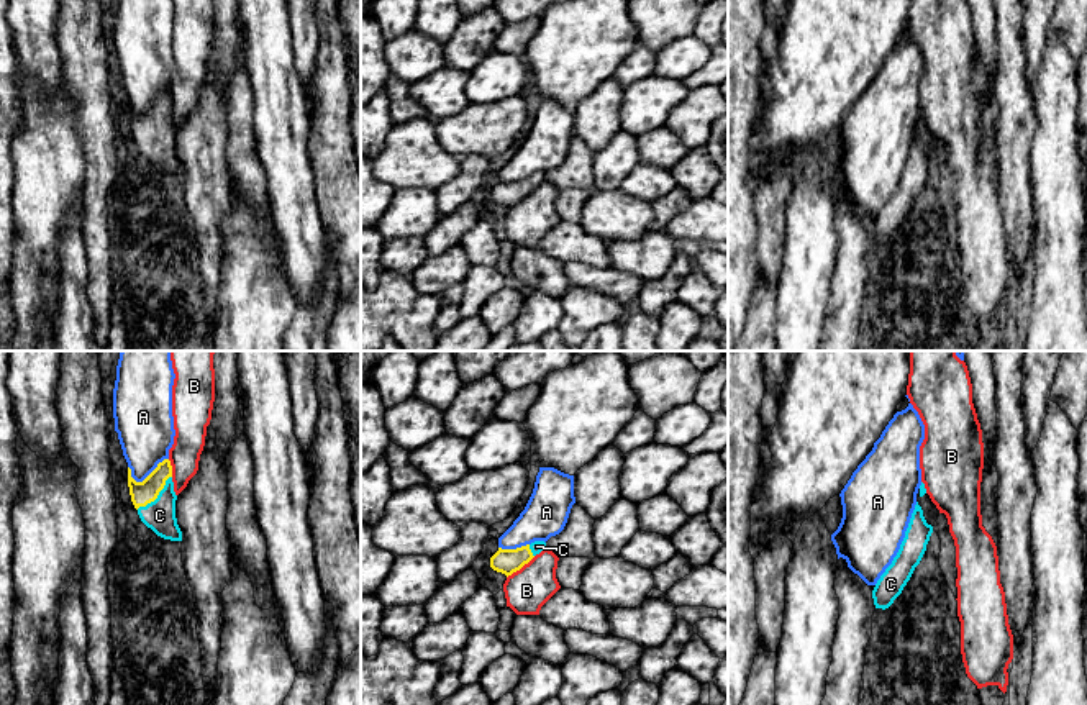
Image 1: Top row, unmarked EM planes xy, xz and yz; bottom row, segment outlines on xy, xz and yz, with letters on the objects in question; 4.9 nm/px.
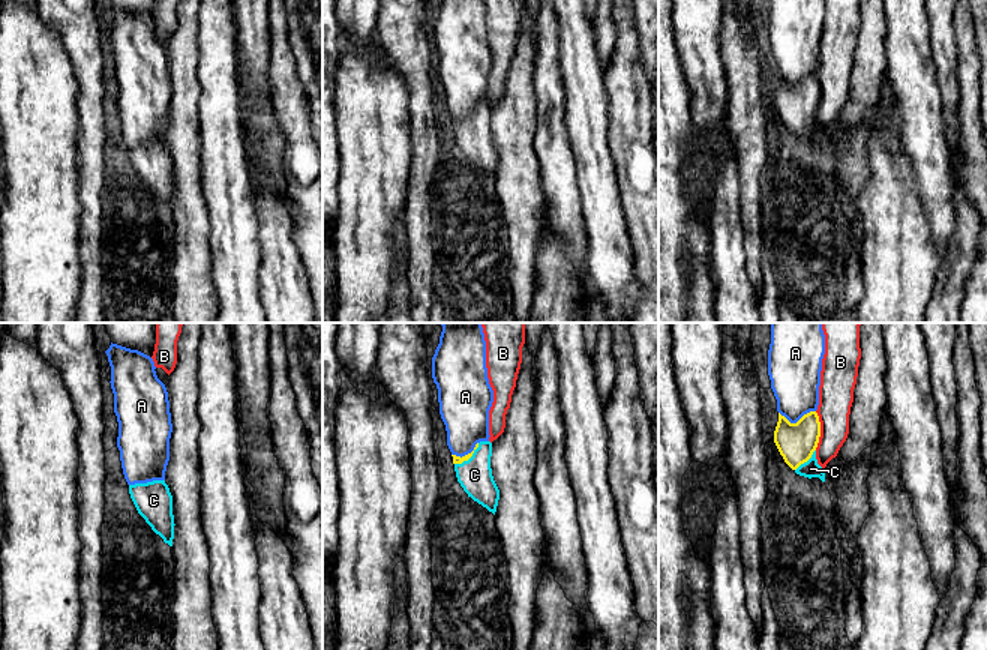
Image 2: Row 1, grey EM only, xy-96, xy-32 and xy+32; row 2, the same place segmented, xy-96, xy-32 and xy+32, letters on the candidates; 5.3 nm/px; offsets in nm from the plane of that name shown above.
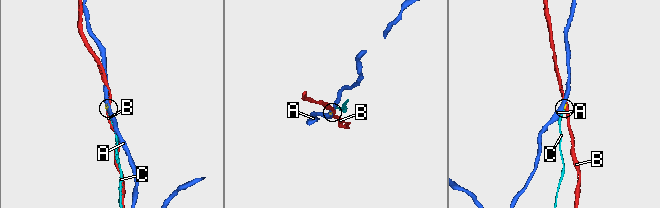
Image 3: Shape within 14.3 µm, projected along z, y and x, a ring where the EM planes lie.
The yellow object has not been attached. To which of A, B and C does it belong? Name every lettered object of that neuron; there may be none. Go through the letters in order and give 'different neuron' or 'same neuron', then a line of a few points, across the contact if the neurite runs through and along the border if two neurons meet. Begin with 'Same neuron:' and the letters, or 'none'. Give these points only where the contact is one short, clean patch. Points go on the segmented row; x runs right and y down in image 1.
Same neuron: C
A: different neuron
B: different neuron
C: same neuron | xy (145, 492), (156, 497), (159, 515)

